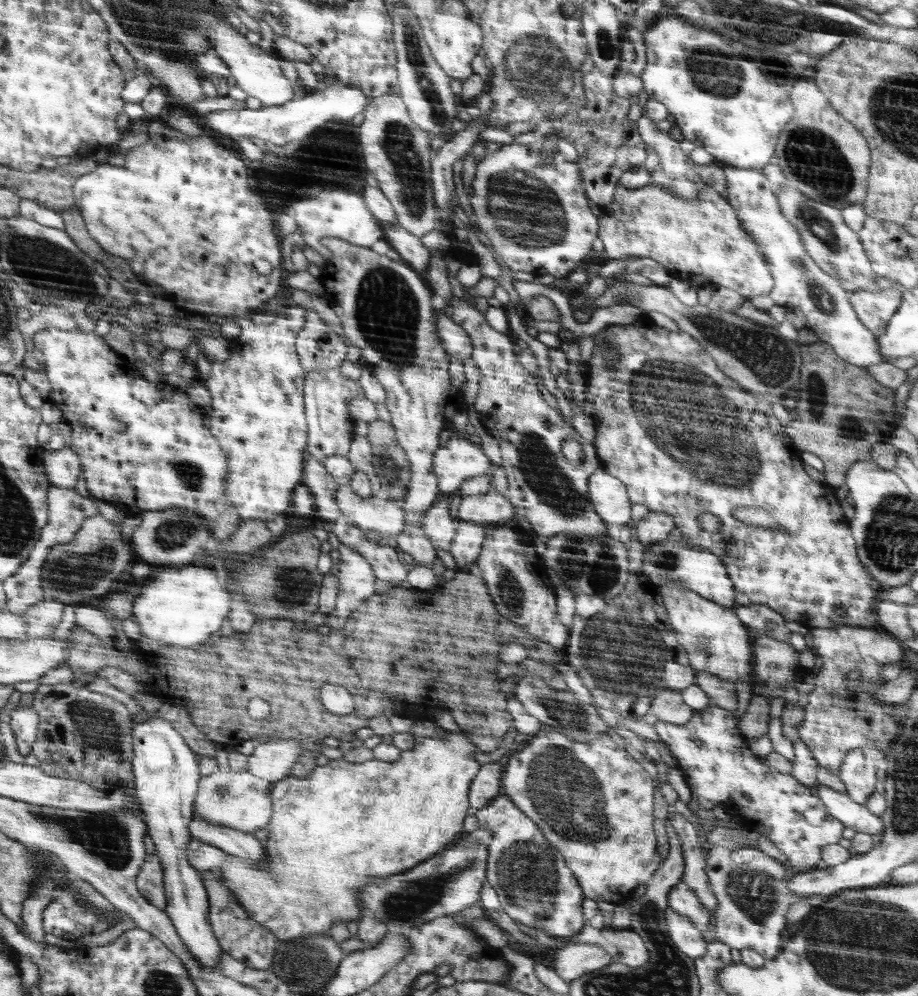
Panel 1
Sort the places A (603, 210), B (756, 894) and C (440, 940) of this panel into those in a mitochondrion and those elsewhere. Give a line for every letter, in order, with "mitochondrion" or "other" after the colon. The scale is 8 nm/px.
A: other
B: mitochondrion
C: other

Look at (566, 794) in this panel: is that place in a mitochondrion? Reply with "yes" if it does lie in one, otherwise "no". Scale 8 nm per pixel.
yes

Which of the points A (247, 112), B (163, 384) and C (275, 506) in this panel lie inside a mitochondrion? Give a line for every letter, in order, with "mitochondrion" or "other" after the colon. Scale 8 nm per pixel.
A: other
B: other
C: other

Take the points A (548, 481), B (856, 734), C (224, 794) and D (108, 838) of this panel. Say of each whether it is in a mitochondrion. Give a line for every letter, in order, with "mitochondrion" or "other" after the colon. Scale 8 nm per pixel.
A: mitochondrion
B: other
C: mitochondrion
D: mitochondrion

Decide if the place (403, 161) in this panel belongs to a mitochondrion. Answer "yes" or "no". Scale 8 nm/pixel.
yes

